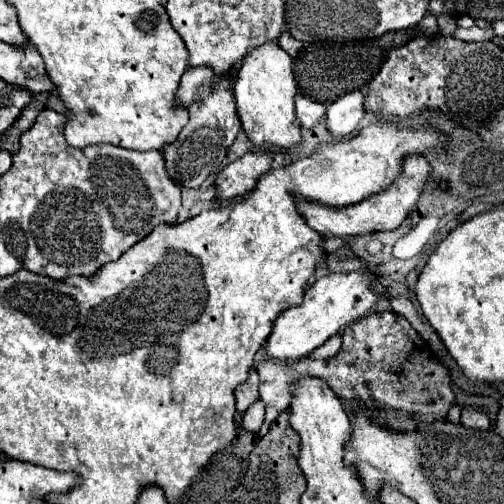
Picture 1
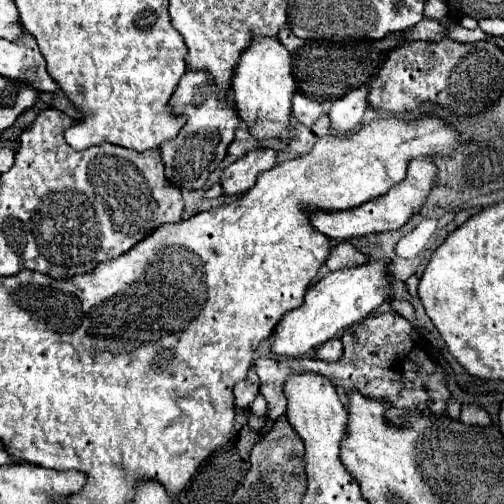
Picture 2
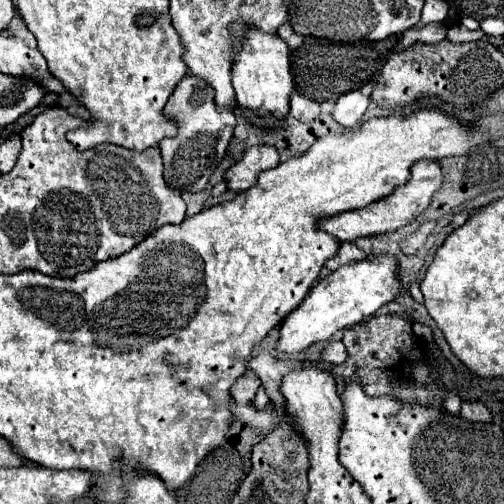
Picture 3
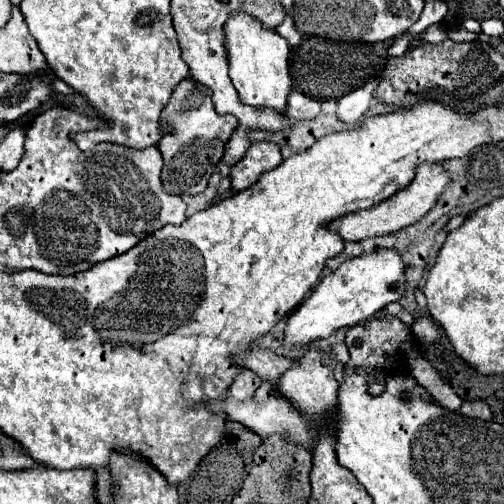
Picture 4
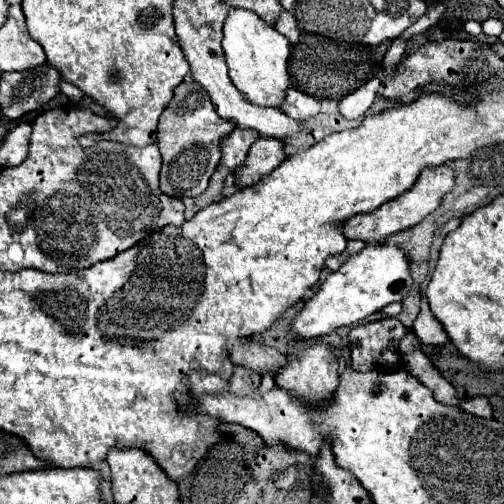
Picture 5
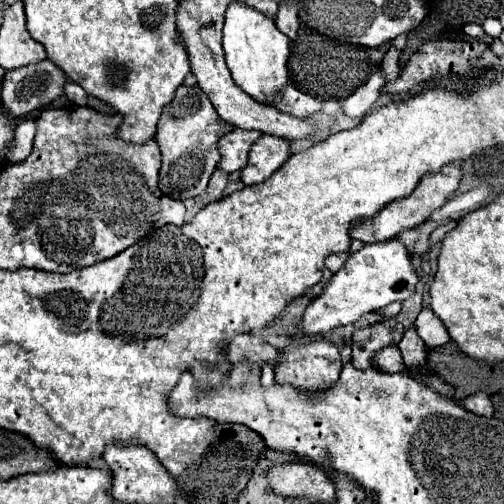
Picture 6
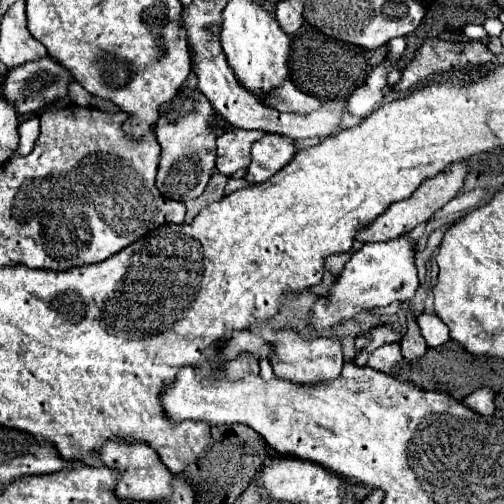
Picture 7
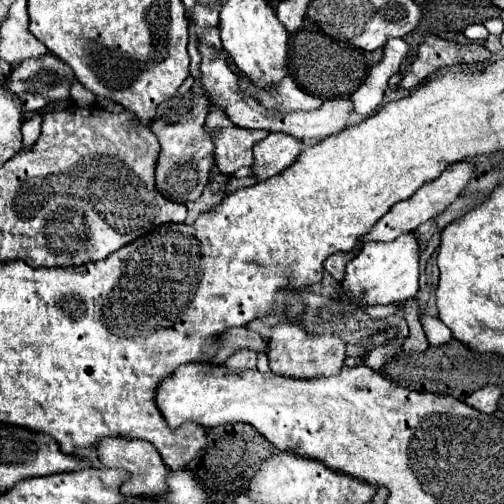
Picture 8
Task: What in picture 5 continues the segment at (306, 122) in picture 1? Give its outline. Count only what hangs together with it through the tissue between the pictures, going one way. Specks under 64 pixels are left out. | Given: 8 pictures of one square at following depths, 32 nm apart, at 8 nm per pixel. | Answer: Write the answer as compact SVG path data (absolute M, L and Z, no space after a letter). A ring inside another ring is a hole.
M288 88L280 110L286 112L288 116L298 118L298 120L308 120L320 112L320 102L308 94L302 94L294 88Z

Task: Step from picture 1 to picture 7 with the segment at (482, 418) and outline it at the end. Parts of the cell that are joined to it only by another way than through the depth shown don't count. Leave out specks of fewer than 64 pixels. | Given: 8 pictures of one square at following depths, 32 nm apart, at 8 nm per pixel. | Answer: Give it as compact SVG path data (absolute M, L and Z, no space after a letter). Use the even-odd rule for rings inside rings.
M480 388L476 392L472 392L468 398L464 398L464 404L472 410L476 410L478 414L490 416L494 412L494 398L496 398L496 390L494 388Z

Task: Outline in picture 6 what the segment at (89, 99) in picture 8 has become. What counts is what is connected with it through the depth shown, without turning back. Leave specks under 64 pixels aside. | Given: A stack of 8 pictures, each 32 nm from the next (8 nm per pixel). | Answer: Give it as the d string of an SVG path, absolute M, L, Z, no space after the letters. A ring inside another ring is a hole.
M68 82L64 90L66 90L66 96L68 96L74 104L78 104L78 106L86 106L86 102L88 102L88 94L86 94L76 82Z

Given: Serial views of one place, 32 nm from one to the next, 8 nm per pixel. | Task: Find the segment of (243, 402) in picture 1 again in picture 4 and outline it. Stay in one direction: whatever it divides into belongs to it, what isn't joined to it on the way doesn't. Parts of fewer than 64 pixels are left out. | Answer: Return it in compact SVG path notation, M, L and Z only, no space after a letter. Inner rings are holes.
M242 368L238 372L238 376L236 376L236 380L230 384L228 394L232 398L236 398L236 400L246 400L246 398L250 398L256 392L260 382L262 380L260 380L260 376L256 376L256 372L252 372L248 368Z

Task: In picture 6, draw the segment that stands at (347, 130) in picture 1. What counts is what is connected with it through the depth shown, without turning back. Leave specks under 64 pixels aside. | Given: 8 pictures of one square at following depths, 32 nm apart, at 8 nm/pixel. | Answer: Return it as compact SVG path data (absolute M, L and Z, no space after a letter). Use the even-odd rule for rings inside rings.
M378 68L376 72L372 72L372 76L368 78L368 82L364 84L364 86L360 86L354 94L350 94L344 102L342 102L342 108L344 108L344 112L348 114L348 116L356 116L356 118L364 118L370 110L372 110L372 106L374 106L374 102L380 98L380 90L384 88L384 84L386 84L386 78L384 78L384 70L382 68Z

